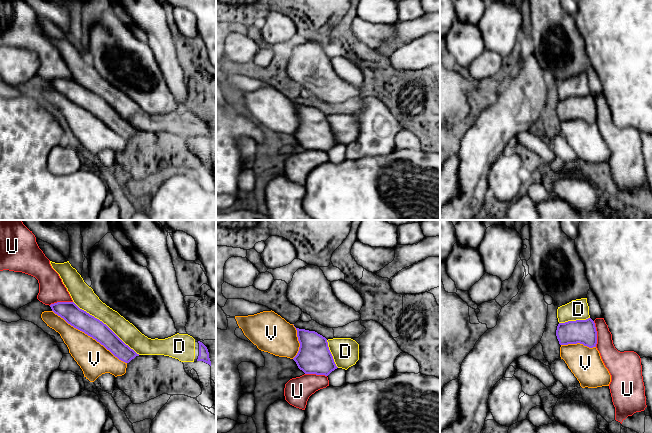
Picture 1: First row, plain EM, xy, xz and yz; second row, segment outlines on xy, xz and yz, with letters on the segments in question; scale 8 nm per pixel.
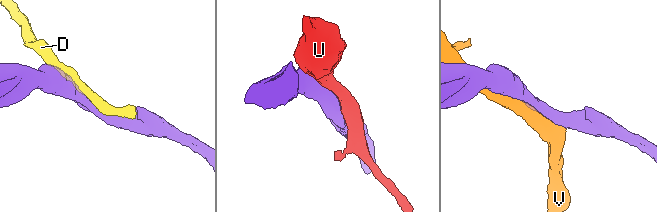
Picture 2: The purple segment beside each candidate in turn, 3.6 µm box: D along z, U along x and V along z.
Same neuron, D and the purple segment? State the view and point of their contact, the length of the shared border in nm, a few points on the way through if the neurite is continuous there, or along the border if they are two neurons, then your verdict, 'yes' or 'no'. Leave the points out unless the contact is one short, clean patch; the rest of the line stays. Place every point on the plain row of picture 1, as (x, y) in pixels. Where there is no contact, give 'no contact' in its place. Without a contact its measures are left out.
xy (105, 100) | 700 nm | yes

